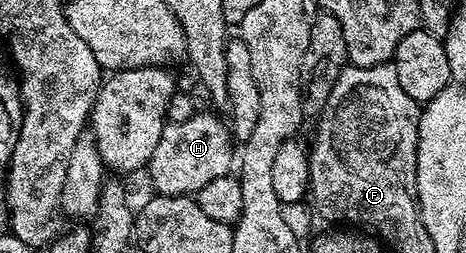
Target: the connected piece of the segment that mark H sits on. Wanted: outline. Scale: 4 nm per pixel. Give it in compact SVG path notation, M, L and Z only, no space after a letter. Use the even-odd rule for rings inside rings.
M195 113L186 121L167 122L160 133L160 142L156 144L156 153L152 153L148 164L153 190L157 194L189 196L208 185L208 181L231 174L230 166L236 163L236 143L231 128L225 118L209 114Z

